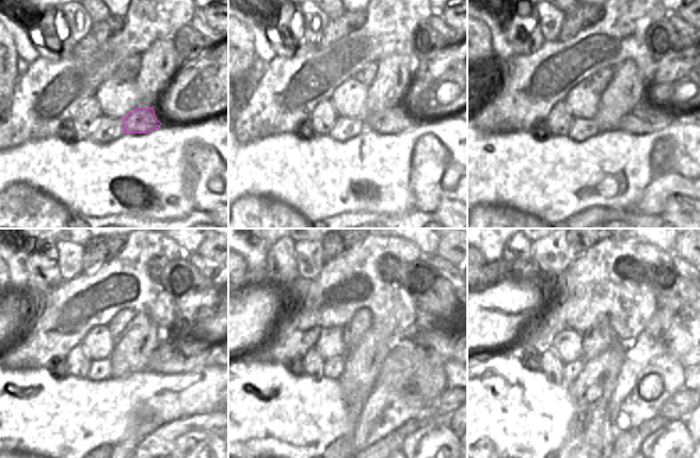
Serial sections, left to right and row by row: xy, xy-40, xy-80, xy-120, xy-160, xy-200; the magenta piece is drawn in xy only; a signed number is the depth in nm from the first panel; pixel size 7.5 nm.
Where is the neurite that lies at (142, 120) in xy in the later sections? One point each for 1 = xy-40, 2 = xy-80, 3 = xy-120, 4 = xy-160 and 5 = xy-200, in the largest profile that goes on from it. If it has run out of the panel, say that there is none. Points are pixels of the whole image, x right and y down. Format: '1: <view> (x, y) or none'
1: xy-40 (392, 121)
2: xy-80 (642, 120)
3: xy-120 (169, 358)
4: xy-160 (438, 342)
5: xy-200 (678, 337)

